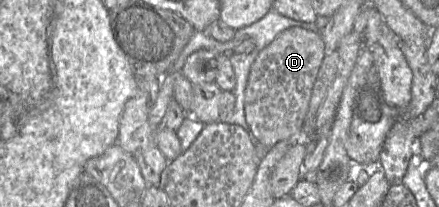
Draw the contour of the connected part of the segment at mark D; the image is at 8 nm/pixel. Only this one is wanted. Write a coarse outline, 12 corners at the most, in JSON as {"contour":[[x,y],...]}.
{"contour":[[287,28],[251,65],[248,126],[263,147],[301,137],[325,55]]}

